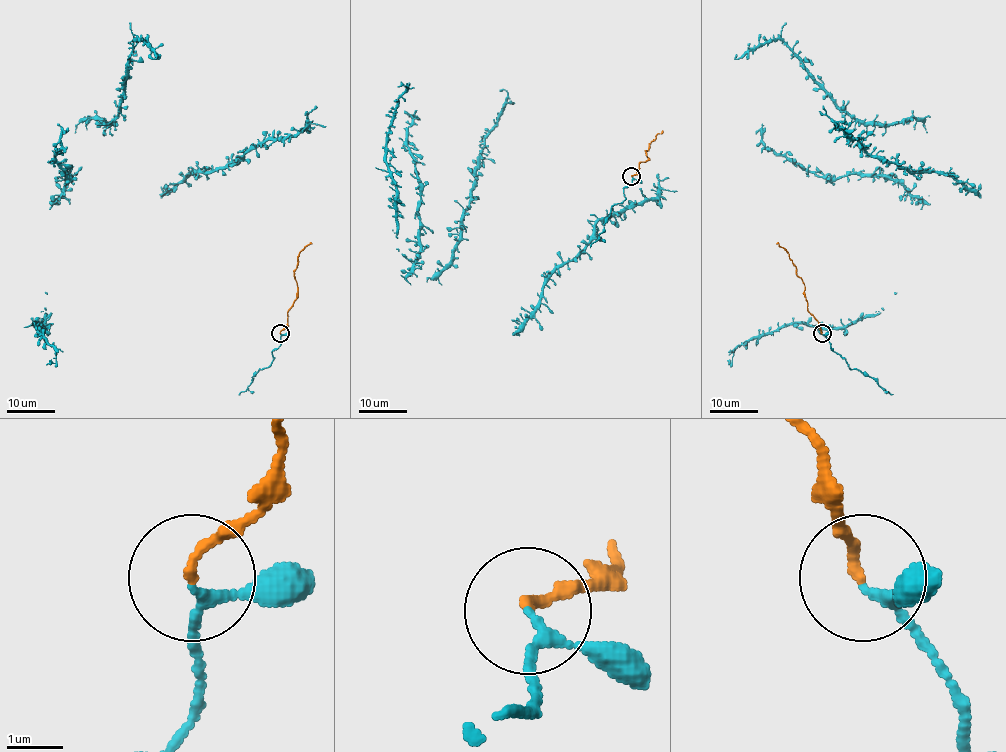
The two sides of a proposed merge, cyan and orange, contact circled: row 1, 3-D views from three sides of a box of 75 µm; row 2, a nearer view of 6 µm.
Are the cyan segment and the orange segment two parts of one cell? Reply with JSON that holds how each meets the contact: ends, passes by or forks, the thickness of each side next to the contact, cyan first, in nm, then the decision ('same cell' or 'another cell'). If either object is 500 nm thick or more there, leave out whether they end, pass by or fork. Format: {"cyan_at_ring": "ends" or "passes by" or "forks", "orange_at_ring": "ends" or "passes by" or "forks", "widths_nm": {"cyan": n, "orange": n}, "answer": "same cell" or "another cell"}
{"cyan_at_ring": "passes by", "orange_at_ring": "ends", "widths_nm": {"cyan": 150, "orange": 170}, "answer": "same cell"}

